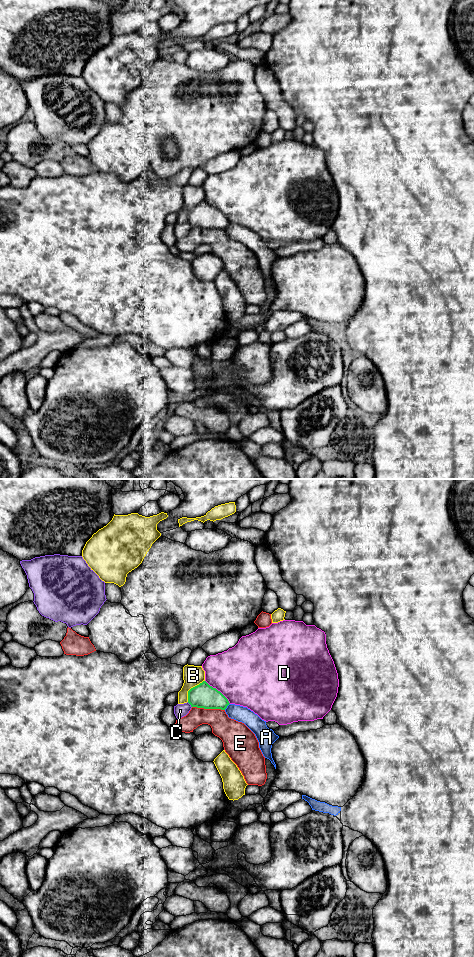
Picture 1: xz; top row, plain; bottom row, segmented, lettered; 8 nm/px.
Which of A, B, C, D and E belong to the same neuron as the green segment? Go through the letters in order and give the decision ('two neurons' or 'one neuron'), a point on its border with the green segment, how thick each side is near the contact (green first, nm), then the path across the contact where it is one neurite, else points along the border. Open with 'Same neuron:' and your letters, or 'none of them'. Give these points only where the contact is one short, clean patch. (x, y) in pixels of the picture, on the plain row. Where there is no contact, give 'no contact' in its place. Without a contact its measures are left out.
Same neuron: none of them
A: two neurons; meets green in xz at (227, 225); 190 nm thick on the green side, 130 nm on the other; border along xz (229, 223), (224, 229)
B: two neurons; meets green in xz at (191, 208); 190 nm thick on the green side, 160 nm on the other; border along xz (204, 200), (188, 211), (187, 221)
C: two neurons; meets green in xz at (190, 224); 190 nm thick on the green side, 110 nm on the other
D: two neurons; meets green in xz at (217, 210); 190 nm thick on the green side, 460 nm on the other
E: two neurons; meets green in xz at (208, 228); 190 nm thick on the green side, 190 nm on the other

